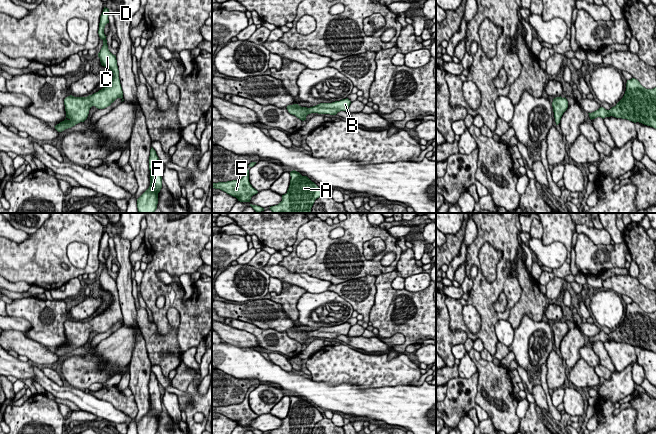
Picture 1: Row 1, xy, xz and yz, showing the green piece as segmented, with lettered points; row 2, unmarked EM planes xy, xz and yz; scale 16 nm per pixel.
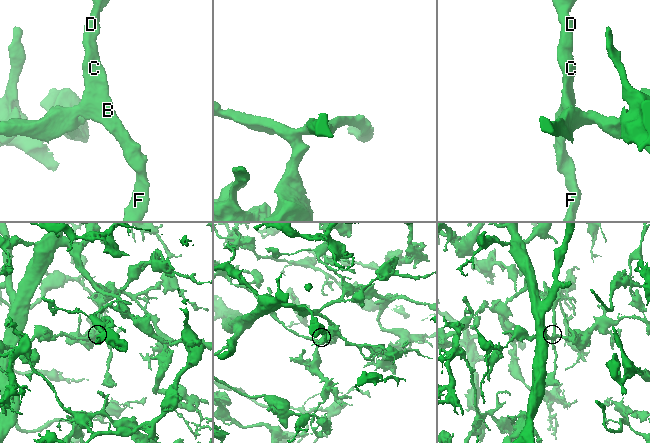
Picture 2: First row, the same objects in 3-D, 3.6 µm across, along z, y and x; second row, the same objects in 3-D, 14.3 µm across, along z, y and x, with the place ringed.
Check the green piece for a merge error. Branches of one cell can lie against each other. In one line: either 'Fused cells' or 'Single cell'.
Single cell

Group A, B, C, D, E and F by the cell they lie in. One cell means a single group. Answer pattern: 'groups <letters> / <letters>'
groups A B C D E F

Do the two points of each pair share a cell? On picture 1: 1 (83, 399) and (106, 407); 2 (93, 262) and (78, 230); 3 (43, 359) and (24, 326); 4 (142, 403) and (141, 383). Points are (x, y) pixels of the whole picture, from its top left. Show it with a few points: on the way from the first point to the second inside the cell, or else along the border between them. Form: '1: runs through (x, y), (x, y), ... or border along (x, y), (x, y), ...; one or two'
1: runs through (89, 403), (100, 407); one
2: runs through (93, 254), (93, 245), (86, 238); one
3: border along (10, 329), (23, 333); two
4: runs through (142, 398), (141, 388); one

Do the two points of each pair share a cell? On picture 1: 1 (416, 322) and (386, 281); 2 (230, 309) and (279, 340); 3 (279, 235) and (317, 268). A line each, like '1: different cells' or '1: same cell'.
1: same cell
2: different cells
3: different cells

